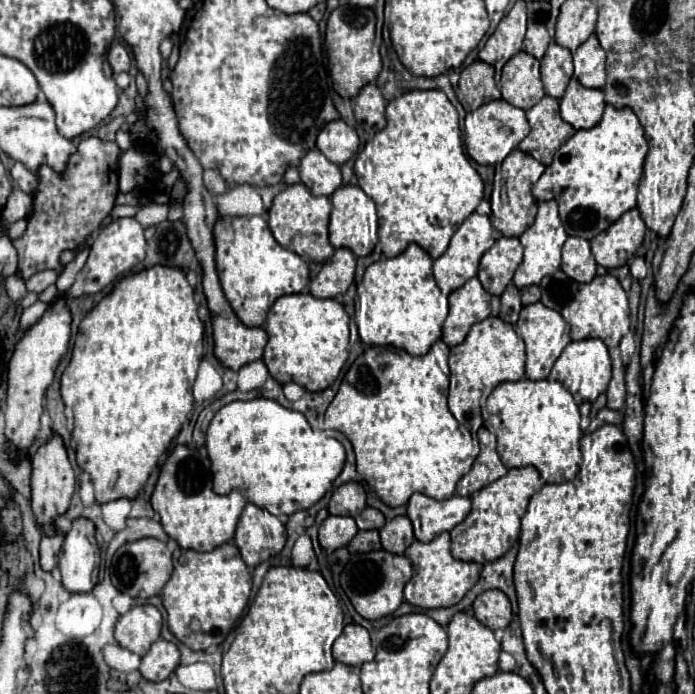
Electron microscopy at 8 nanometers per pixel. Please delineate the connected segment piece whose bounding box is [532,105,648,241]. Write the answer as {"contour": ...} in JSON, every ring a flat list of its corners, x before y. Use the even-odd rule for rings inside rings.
{"contour":[[606,105,604,117,596,127,576,131,556,151,554,161,532,187,532,193,538,201,556,199,566,233,590,241,600,231,606,231,622,213,636,207,646,151,648,141,634,111,630,107,616,109]]}

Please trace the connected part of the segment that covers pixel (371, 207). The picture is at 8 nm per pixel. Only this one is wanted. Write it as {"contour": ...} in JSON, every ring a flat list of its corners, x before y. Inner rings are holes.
{"contour":[[342,185,332,193,330,215,330,243,332,247,348,247,356,257,364,257,378,242,378,216,376,204,358,185]]}

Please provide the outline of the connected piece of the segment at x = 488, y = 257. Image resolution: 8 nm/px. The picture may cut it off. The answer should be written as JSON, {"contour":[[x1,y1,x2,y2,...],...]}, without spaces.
{"contour":[[500,237,482,257,480,261,480,271,478,271,478,279,482,283,482,287,490,293,490,295,502,295,502,291,506,289,506,285,512,281,516,267,522,263,522,245,518,237]]}

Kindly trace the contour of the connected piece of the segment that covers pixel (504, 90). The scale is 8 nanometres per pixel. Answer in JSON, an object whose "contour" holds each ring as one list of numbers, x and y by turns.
{"contour":[[526,51,516,53,502,69,500,91,504,101,514,107,530,109,544,97,540,61]]}

